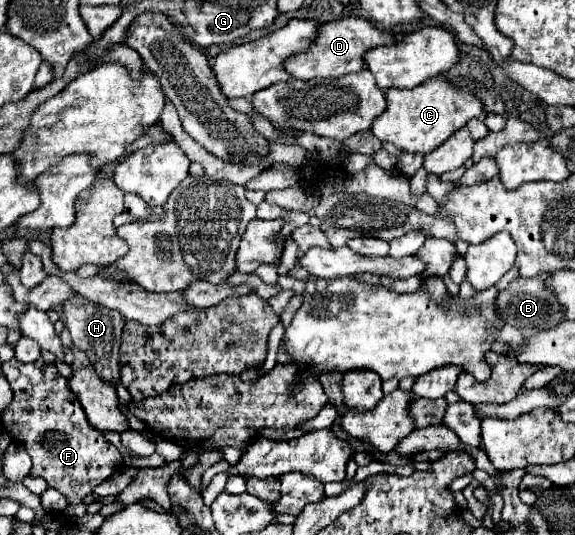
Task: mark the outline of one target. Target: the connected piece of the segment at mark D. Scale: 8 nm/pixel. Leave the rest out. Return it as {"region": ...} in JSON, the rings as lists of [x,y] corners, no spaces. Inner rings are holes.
{"region":[[[349,16],[349,18],[339,18],[333,22],[325,22],[319,28],[321,34],[317,34],[315,44],[305,54],[299,54],[295,58],[289,58],[285,62],[287,72],[299,80],[311,80],[311,78],[341,78],[353,72],[365,70],[365,52],[379,48],[379,46],[389,46],[395,44],[395,36],[389,32],[383,32],[379,28],[373,28],[373,24],[365,18]]]}

